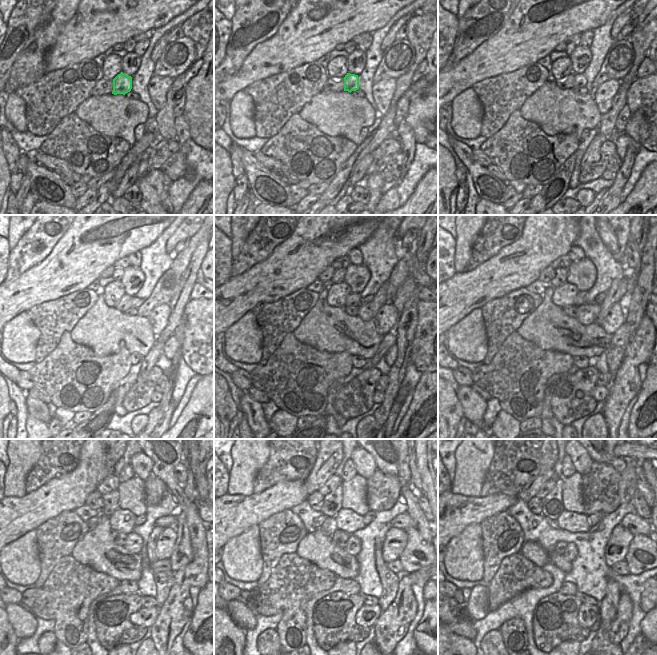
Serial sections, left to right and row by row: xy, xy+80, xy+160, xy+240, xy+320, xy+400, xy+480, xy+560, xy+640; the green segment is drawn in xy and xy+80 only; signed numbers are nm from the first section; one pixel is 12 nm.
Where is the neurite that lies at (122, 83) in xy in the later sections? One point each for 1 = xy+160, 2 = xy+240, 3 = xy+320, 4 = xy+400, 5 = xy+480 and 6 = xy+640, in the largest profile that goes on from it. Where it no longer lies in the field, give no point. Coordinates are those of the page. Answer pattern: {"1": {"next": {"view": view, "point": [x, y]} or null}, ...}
{"1": {"next": {"view": "xy+160", "point": [580, 81]}}, "2": {"next": {"view": "xy+240", "point": [136, 302]}}, "3": {"next": {"view": "xy+320", "point": [363, 301]}}, "4": {"next": {"view": "xy+400", "point": [599, 299]}}, "5": {"next": {"view": "xy+480", "point": [167, 521]}}, "6": {"next": {"view": "xy+640", "point": [635, 524]}}}

